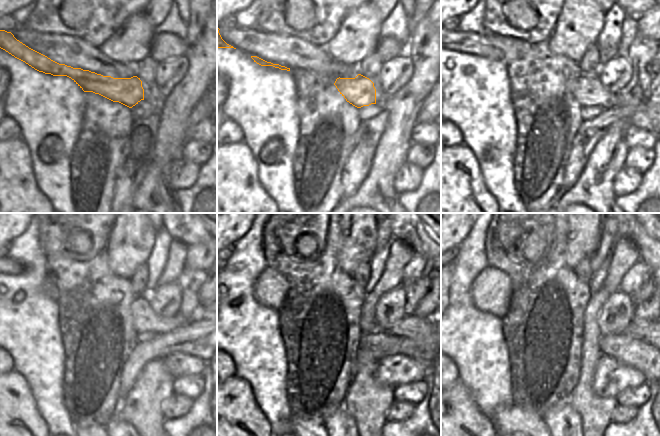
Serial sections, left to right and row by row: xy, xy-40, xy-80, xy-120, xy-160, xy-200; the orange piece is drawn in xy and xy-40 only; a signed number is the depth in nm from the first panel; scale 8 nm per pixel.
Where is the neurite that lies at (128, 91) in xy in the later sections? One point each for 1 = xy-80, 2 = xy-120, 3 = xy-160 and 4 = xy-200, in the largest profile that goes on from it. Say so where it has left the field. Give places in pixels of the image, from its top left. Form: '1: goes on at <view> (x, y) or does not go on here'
1: goes on at xy-80 (588, 91)
2: goes on at xy-120 (145, 319)
3: goes on at xy-160 (412, 326)
4: goes on at xy-200 (638, 329)

